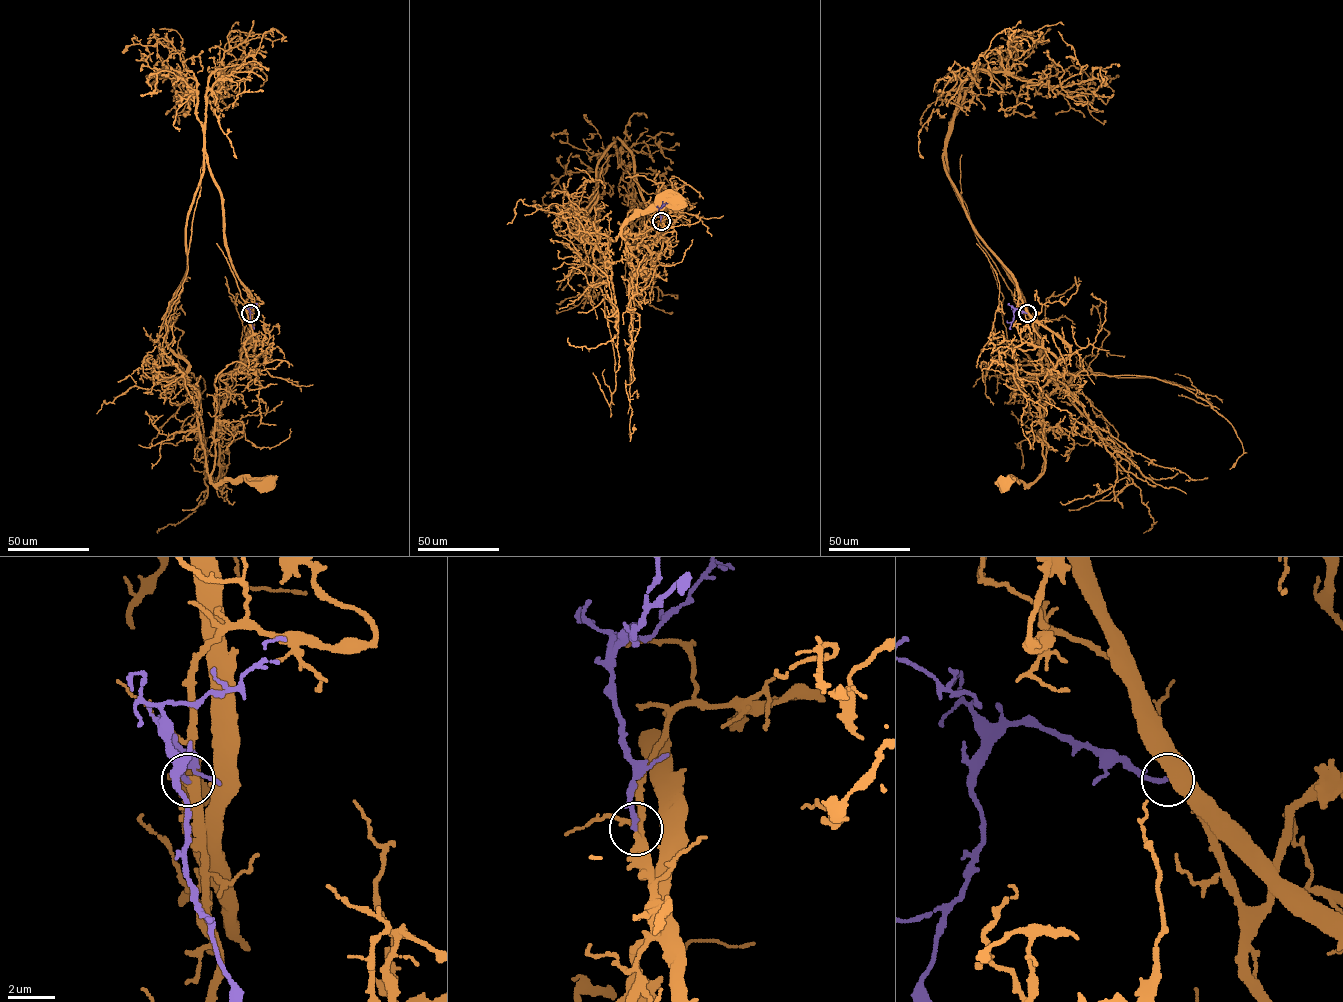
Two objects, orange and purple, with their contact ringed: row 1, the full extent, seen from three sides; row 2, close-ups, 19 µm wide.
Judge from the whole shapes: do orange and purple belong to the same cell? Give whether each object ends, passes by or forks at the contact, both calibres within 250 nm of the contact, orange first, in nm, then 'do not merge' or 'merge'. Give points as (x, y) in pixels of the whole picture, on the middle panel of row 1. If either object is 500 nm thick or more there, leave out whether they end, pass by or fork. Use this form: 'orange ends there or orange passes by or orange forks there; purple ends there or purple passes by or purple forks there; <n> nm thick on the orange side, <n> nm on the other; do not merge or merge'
orange passes by; purple ends there; 280 nm thick on the orange side, 200 nm on the other; merge

